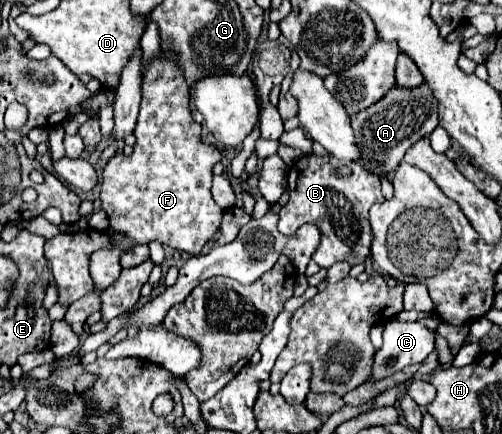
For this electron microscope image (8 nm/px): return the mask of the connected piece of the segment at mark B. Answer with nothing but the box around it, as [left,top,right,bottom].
[278,156,384,268]

